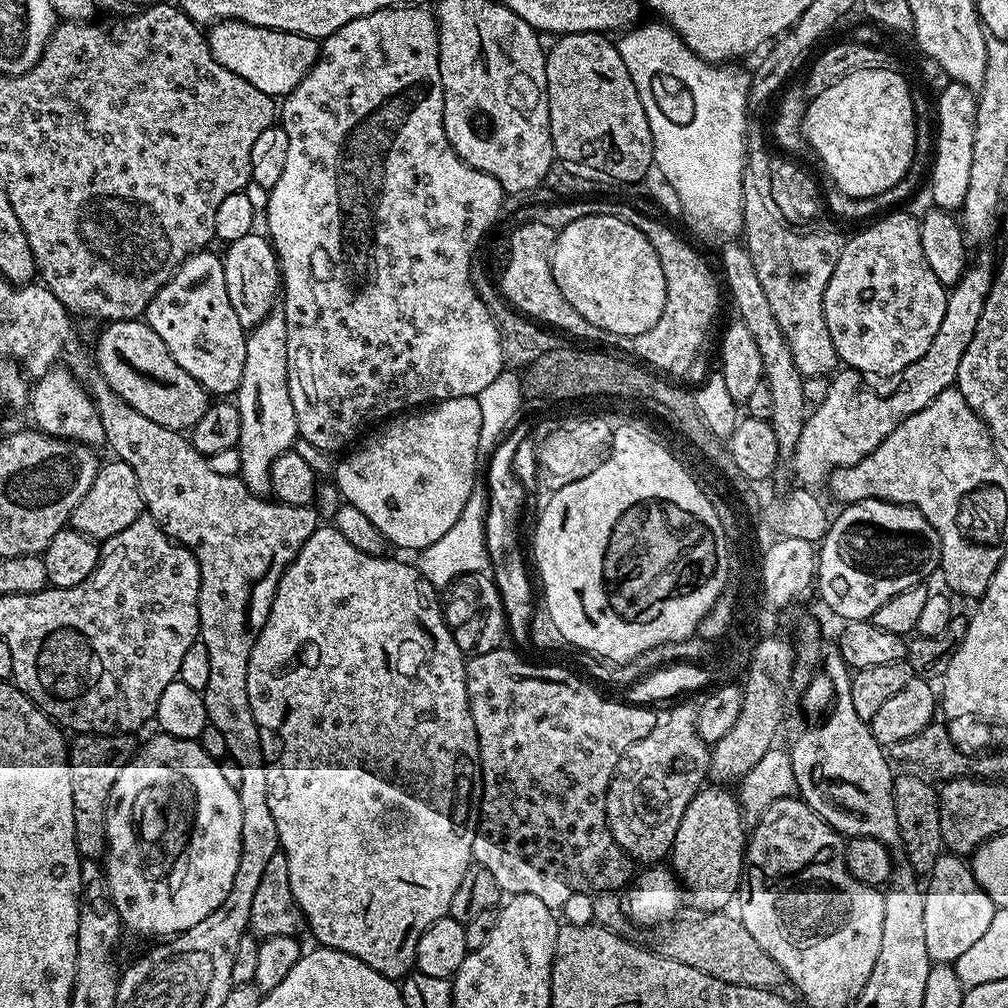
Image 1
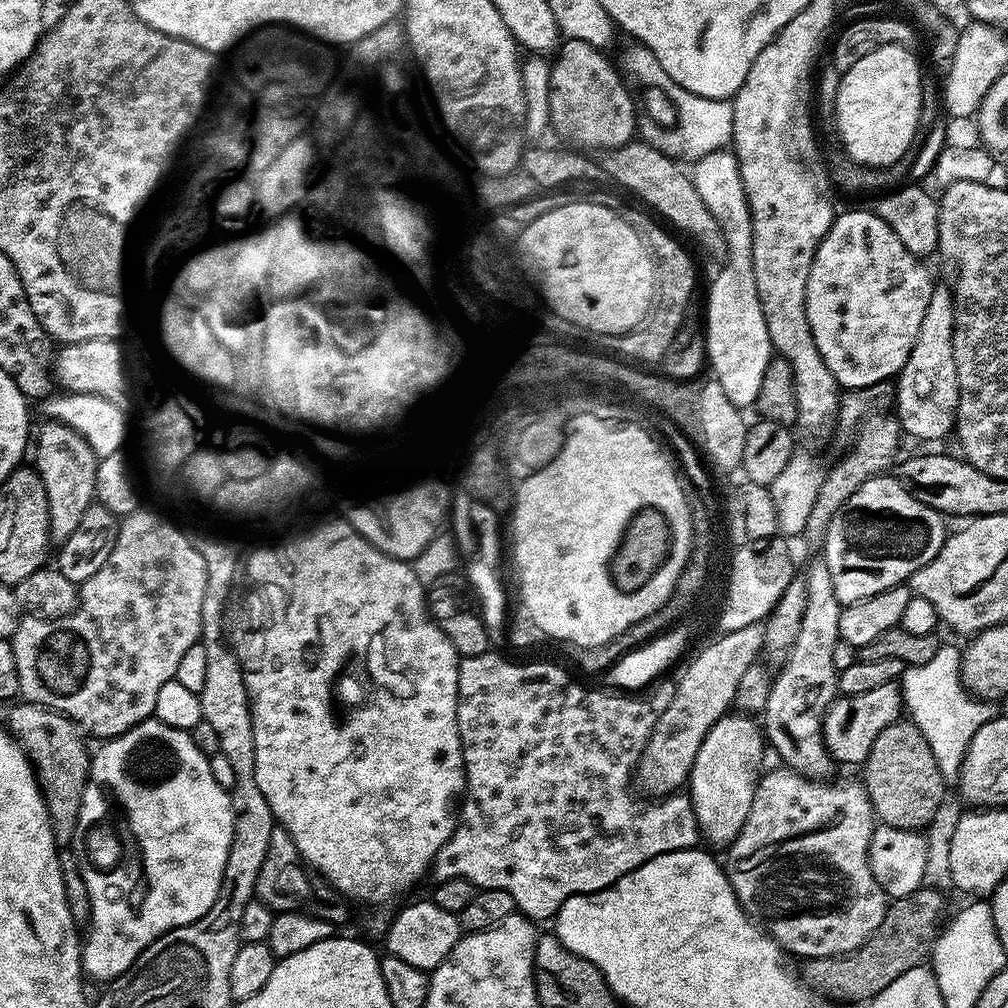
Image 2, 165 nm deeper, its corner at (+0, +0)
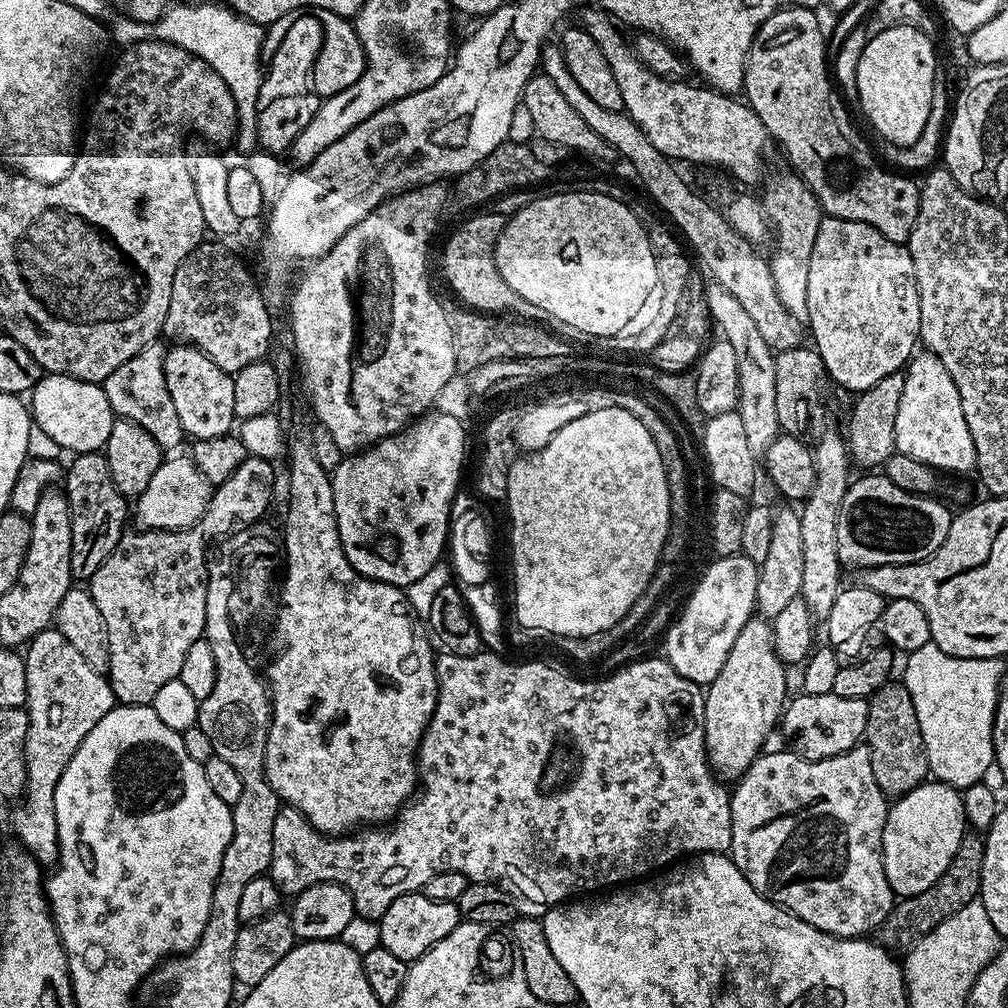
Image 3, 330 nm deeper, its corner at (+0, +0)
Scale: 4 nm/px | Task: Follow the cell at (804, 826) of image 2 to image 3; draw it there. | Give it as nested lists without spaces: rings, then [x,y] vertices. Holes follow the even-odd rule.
[[[861,742],[849,752],[821,760],[807,760],[791,750],[761,754],[735,781],[734,787],[730,792],[730,855],[746,882],[771,904],[793,912],[802,922],[810,922],[810,926],[831,936],[864,938],[875,933],[890,914],[894,893],[884,873],[882,850],[890,800],[878,782],[874,782],[867,743]]]

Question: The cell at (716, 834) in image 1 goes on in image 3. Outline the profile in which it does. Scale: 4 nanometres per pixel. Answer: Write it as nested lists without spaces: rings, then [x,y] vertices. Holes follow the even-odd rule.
[[[764,618],[748,620],[746,626],[742,626],[738,638],[734,638],[734,646],[726,658],[726,666],[722,666],[722,674],[718,674],[718,678],[714,678],[714,682],[707,685],[704,694],[706,750],[709,765],[717,777],[729,780],[728,782],[735,781],[743,776],[744,771],[761,755],[762,742],[765,741],[766,734],[777,727],[790,696],[788,676],[784,672],[787,672],[786,665],[780,661],[776,653],[771,623]]]

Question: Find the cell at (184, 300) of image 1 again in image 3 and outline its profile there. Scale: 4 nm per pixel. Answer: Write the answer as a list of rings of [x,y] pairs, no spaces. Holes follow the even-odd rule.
[[[183,342],[177,348],[169,347],[164,354],[164,373],[170,398],[174,398],[174,410],[178,410],[178,420],[185,433],[192,440],[205,440],[227,436],[237,423],[234,414],[234,382],[232,376],[219,368],[205,352]]]

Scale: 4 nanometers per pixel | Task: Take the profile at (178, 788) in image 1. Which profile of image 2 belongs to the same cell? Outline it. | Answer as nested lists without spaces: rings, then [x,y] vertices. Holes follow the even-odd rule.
[[[149,718],[138,726],[134,726],[126,734],[116,736],[113,740],[103,741],[99,747],[100,749],[97,752],[95,749],[94,755],[91,757],[88,778],[91,787],[100,788],[100,796],[90,797],[91,795],[89,795],[87,797],[86,814],[81,815],[80,818],[79,831],[77,831],[74,841],[74,851],[80,863],[82,878],[86,882],[86,890],[90,890],[90,904],[92,906],[92,919],[87,925],[87,928],[89,927],[88,936],[86,932],[86,939],[82,944],[82,972],[89,981],[111,982],[118,979],[159,936],[165,936],[170,930],[194,923],[198,918],[206,915],[210,906],[214,906],[220,893],[222,878],[226,870],[226,858],[230,854],[230,846],[234,838],[234,818],[236,815],[232,809],[229,789],[218,786],[218,782],[214,782],[214,774],[210,770],[210,759],[202,754],[202,750],[198,750],[198,746],[192,740],[191,731],[166,726],[158,719]],[[100,812],[108,812],[108,817],[105,820],[100,820]],[[100,847],[120,855],[116,864],[108,864],[105,868],[100,868]]]

